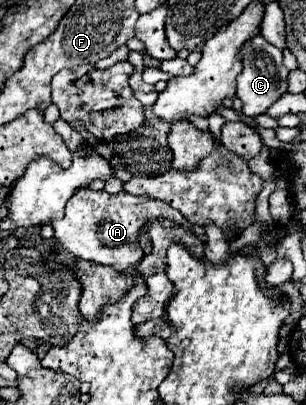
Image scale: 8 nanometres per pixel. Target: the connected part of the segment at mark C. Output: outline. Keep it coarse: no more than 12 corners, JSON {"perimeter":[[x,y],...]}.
{"perimeter":[[261,35],[241,51],[235,97],[259,117],[287,91],[283,53]]}

